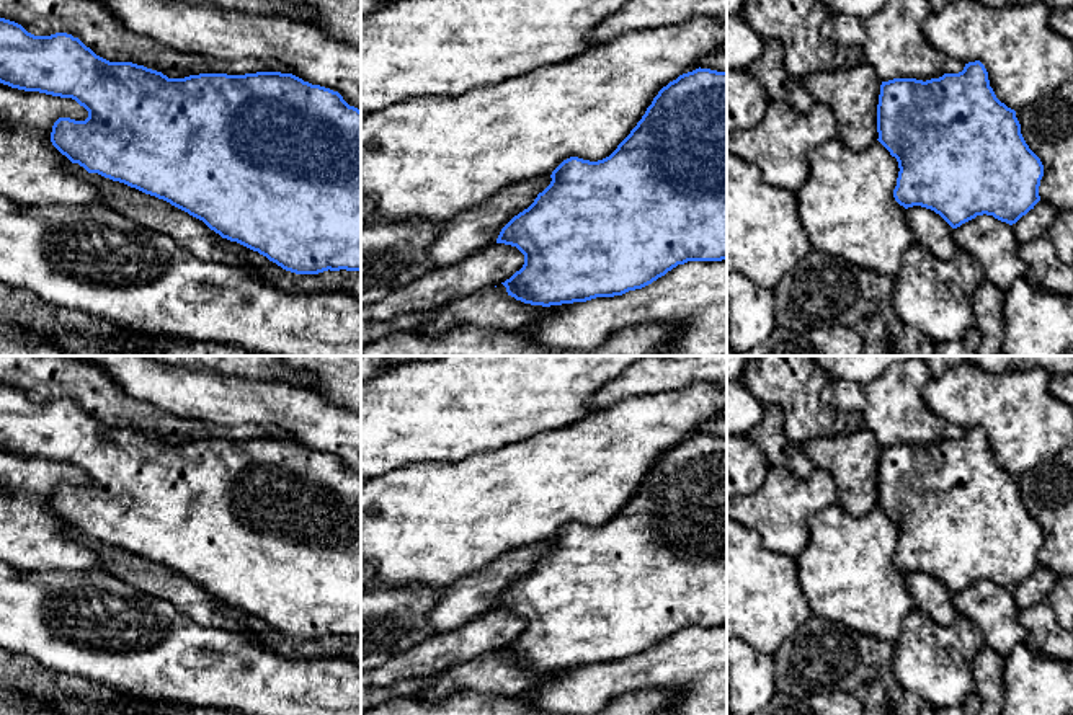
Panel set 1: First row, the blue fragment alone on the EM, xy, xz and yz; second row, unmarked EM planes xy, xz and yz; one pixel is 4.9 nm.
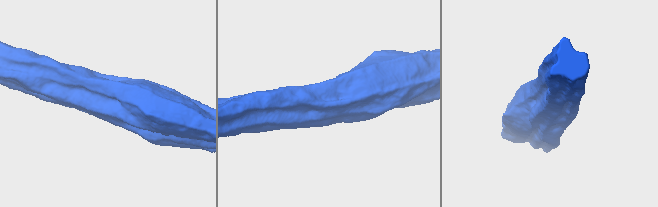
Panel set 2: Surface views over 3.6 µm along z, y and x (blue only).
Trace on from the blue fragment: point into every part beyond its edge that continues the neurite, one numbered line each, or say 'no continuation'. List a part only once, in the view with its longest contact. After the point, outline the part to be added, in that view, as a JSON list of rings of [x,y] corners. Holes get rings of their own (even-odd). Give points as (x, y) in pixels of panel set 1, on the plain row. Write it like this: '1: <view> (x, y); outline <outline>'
no continuation

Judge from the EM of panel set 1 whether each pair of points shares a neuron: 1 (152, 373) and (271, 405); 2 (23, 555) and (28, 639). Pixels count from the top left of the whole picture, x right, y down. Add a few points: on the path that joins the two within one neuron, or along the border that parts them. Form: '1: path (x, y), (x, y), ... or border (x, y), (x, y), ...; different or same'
1: path (182, 392), (222, 400), (242, 400); same
2: border (17, 568), (26, 572), (62, 570); different

